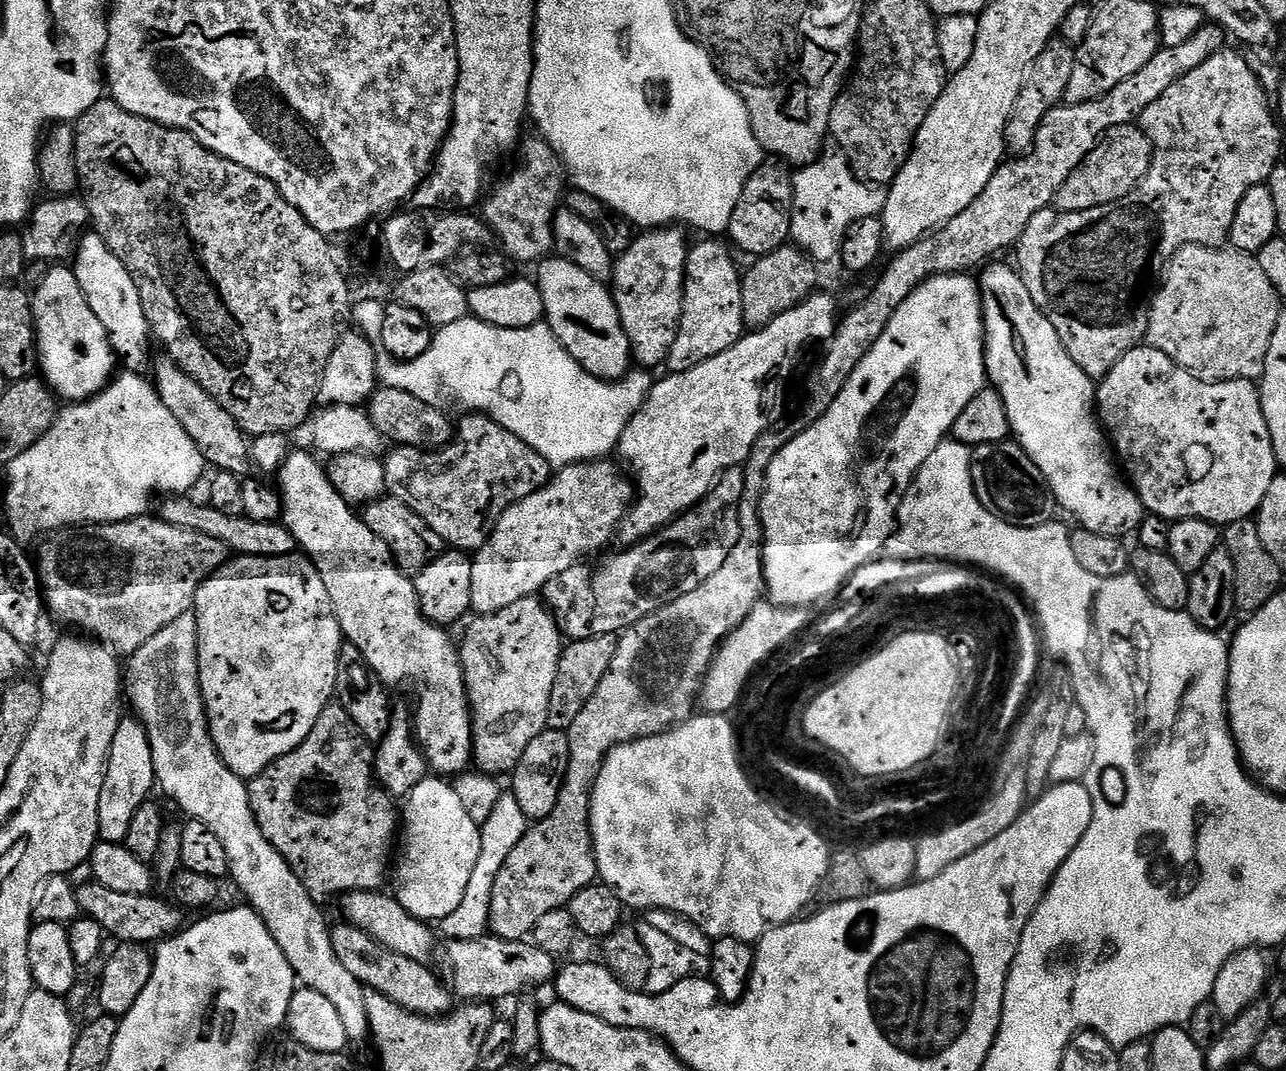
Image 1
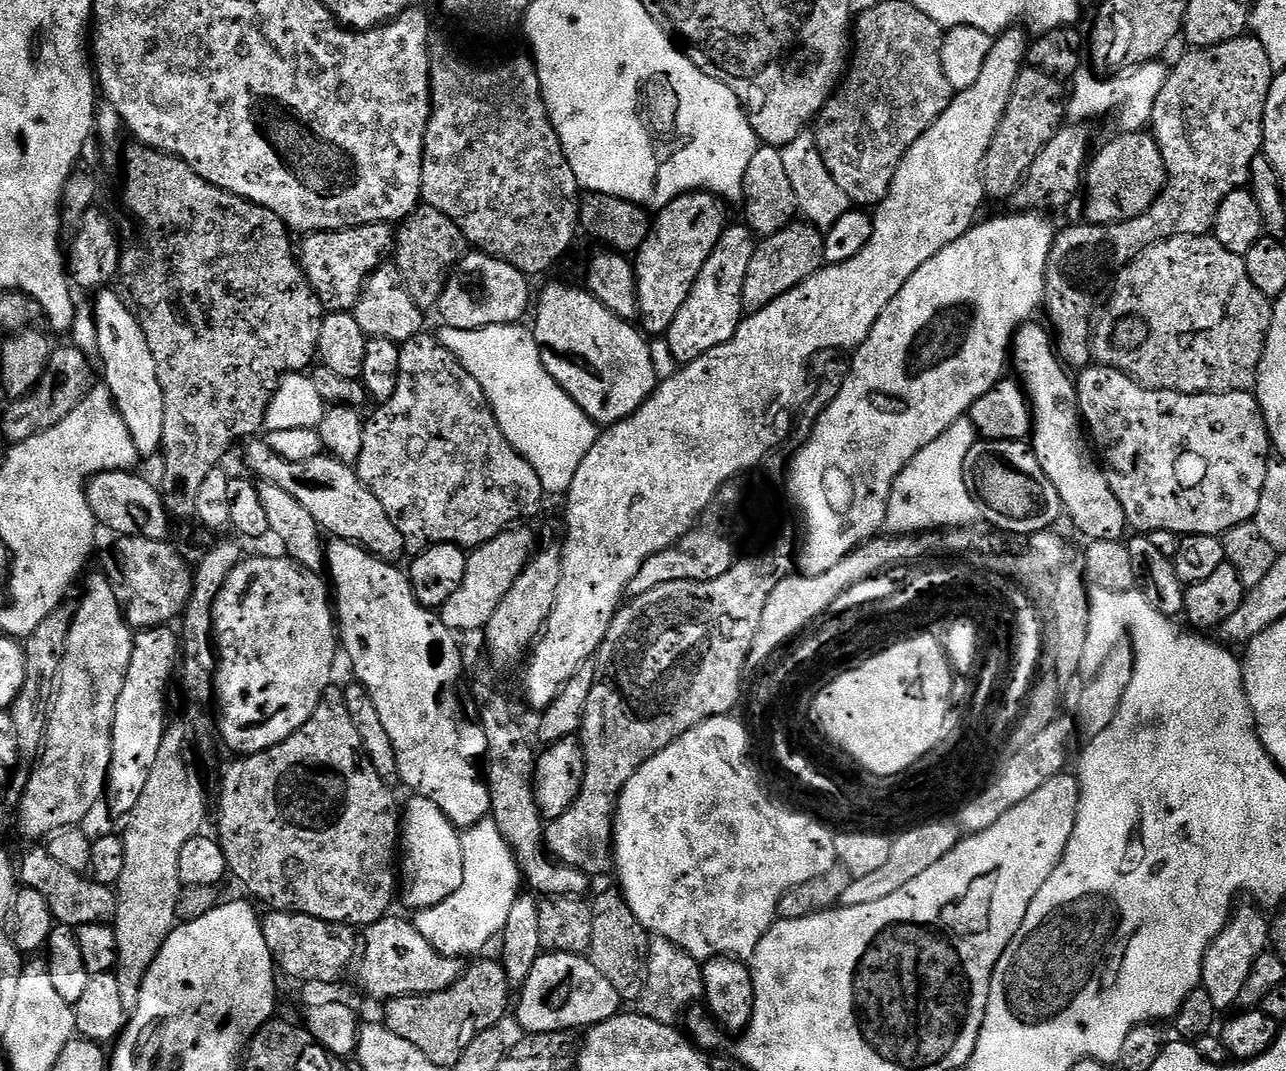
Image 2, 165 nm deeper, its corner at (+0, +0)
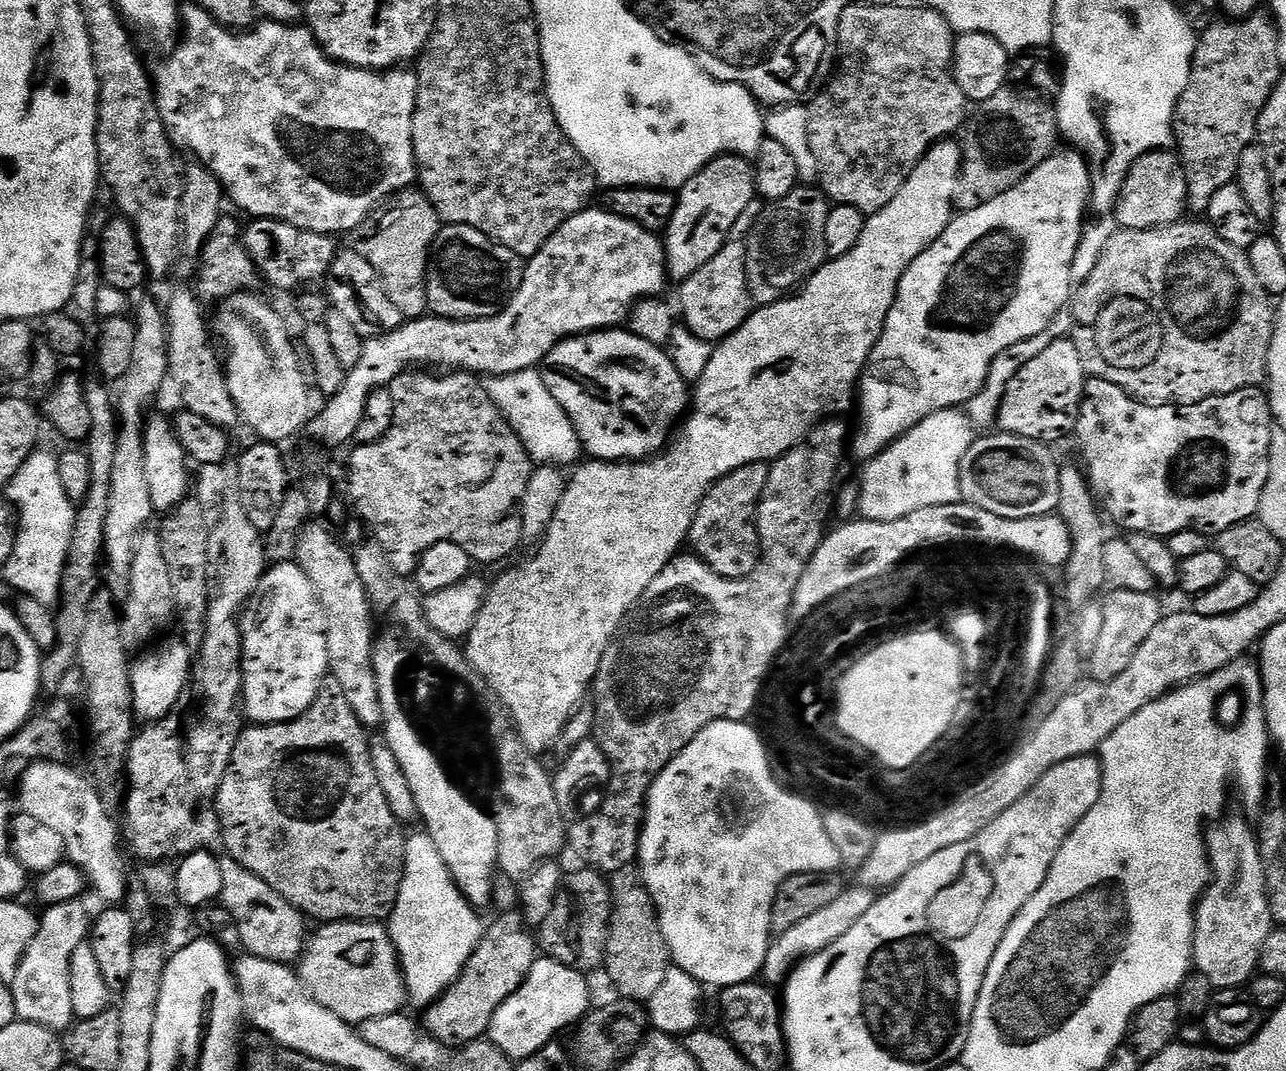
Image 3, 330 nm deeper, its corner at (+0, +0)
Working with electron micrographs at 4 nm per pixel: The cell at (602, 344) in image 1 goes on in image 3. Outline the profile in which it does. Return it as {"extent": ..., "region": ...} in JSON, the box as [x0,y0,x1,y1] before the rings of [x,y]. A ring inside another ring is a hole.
{"extent":[539,330,690,460],"region":[[[627,330],[585,332],[582,336],[570,336],[566,340],[558,342],[552,347],[550,354],[546,354],[539,373],[540,377],[546,382],[546,390],[550,390],[554,402],[558,402],[558,406],[562,406],[562,410],[566,410],[570,422],[576,428],[581,449],[593,460],[647,460],[649,456],[663,453],[664,449],[668,447],[670,441],[673,439],[674,429],[685,419],[686,413],[690,408],[689,385],[678,374],[678,370],[674,370],[674,362],[670,362],[667,351],[661,345],[646,342],[642,338],[635,336],[633,332]]]}

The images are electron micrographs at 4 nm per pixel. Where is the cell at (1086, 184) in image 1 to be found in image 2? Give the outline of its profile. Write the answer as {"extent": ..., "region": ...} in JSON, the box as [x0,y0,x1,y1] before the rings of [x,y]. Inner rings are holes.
{"extent":[1086,131,1168,224],"region":[[[1121,131],[1100,153],[1091,157],[1086,169],[1088,216],[1093,224],[1117,224],[1138,218],[1154,206],[1168,180],[1162,150],[1151,131]]]}

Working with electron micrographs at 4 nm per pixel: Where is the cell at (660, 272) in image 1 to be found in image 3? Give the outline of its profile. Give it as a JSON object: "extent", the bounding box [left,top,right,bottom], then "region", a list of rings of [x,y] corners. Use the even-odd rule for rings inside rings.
{"extent":[662,156,757,282],"region":[[[715,156],[705,168],[698,170],[698,174],[679,189],[674,218],[670,218],[670,226],[662,234],[667,279],[683,282],[698,274],[698,270],[722,250],[732,234],[734,222],[738,222],[738,214],[757,196],[756,173],[743,156]]]}

